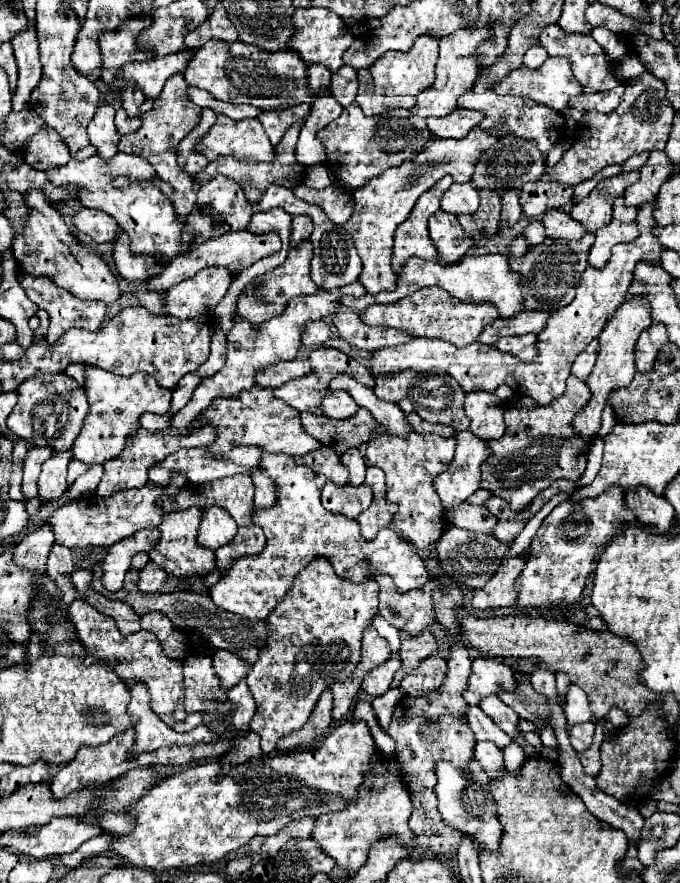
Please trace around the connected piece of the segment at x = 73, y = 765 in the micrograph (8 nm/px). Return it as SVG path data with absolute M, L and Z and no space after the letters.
M126 730L118 736L114 736L110 742L102 744L102 746L82 746L82 750L78 750L74 762L68 762L66 766L60 768L60 772L52 778L52 792L54 792L54 798L64 798L68 796L70 792L90 784L90 782L96 782L96 784L106 784L114 778L118 778L118 766L122 764L122 758L128 756L128 752L132 750L132 730Z

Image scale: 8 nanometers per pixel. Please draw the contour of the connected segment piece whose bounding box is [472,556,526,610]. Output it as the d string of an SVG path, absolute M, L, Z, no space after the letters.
M508 556L502 560L502 566L498 572L490 578L490 582L474 594L472 604L478 610L488 610L488 608L500 608L500 606L510 606L516 602L518 592L516 592L516 578L522 572L526 564L526 556Z

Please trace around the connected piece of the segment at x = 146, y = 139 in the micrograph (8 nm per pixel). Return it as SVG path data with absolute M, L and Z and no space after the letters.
M174 74L166 80L166 86L162 90L162 94L154 100L154 108L150 112L146 112L142 116L142 126L136 134L126 134L120 138L118 142L118 150L126 152L126 154L138 154L146 160L150 160L150 164L154 166L156 174L160 180L168 182L172 186L172 206L176 210L176 214L180 214L182 222L184 218L190 214L190 210L194 208L196 202L196 190L194 184L190 182L190 178L182 172L182 168L176 164L176 146L178 142L190 134L190 130L200 122L200 114L202 108L196 106L190 98L188 98L188 82L184 80L182 74Z

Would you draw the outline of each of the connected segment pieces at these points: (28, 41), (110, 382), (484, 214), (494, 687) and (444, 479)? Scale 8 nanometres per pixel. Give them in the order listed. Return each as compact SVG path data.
M28 26L12 40L18 62L18 88L12 96L12 110L24 110L30 104L30 94L42 78L42 64L38 58L36 32Z
M84 366L86 368L86 398L90 404L90 410L84 418L84 426L74 440L72 452L74 458L86 464L102 464L110 458L118 458L118 452L122 446L126 446L126 438L134 434L134 430L140 428L140 416L144 412L154 414L168 414L170 412L170 400L172 392L162 390L154 378L148 374L134 374L130 378L110 374L106 370Z
M480 188L480 208L474 214L458 216L460 226L474 238L476 250L484 248L498 230L500 222L500 196L490 188Z
M474 658L472 672L468 678L468 690L464 690L464 698L468 704L478 704L484 696L498 694L500 688L514 688L514 674L510 666L494 660L494 658Z
M468 430L458 432L456 442L456 454L448 470L434 478L434 486L444 510L460 506L470 494L480 488L480 464L490 454L486 442L482 442Z

